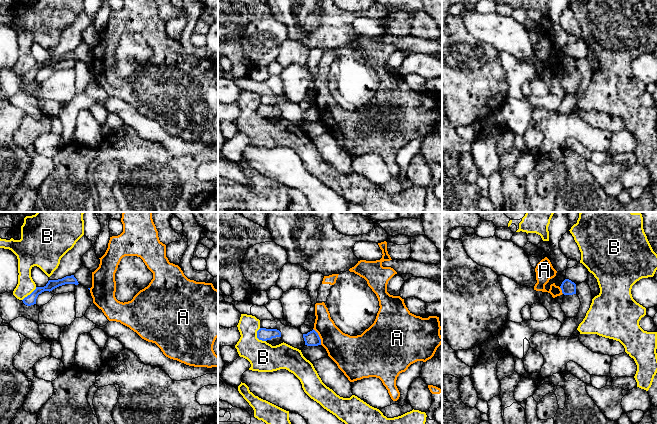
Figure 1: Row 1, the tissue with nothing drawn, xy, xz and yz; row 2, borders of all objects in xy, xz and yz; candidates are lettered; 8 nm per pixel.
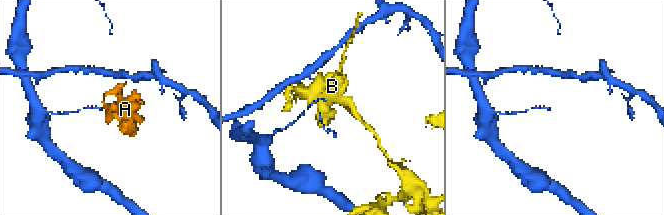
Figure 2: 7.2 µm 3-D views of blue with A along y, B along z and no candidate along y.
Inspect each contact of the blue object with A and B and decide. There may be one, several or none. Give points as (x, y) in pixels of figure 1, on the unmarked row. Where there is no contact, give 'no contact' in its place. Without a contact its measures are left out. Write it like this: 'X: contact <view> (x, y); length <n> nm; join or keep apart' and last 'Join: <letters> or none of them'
A: contact xz (318, 112); length 150 nm; keep apart
B: contact xz (257, 113); length 120 nm; keep apart
Join: none of them

